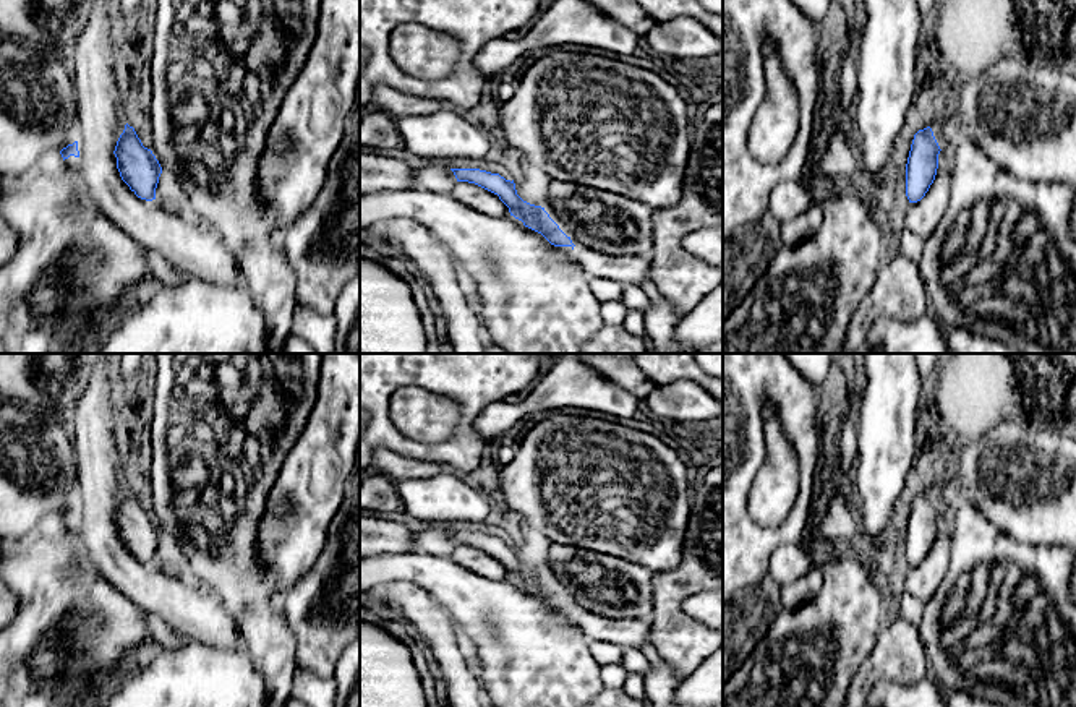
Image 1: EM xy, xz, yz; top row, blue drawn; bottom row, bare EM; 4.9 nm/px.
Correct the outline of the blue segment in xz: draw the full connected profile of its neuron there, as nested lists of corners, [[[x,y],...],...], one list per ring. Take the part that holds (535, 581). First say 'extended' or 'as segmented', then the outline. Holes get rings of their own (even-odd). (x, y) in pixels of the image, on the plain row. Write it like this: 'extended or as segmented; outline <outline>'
extended; outline [[[450,532],[457,542],[450,558],[462,568],[493,581],[514,579],[525,590],[541,597],[554,610],[574,606],[541,569],[523,564],[514,543],[480,532]]]

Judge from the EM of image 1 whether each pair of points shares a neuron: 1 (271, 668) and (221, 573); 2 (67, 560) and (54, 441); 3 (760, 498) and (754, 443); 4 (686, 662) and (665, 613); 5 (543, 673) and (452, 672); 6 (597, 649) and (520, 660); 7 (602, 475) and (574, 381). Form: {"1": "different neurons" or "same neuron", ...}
{"1": "same neuron", "2": "different neurons", "3": "different neurons", "4": "same neuron", "5": "different neurons", "6": "different neurons", "7": "different neurons"}

